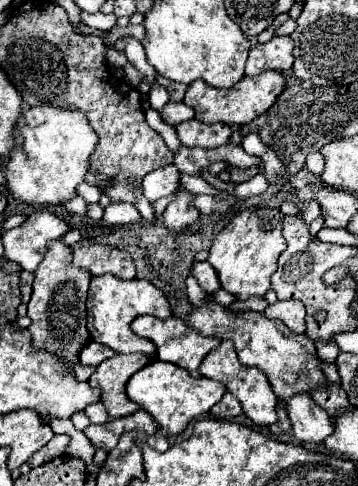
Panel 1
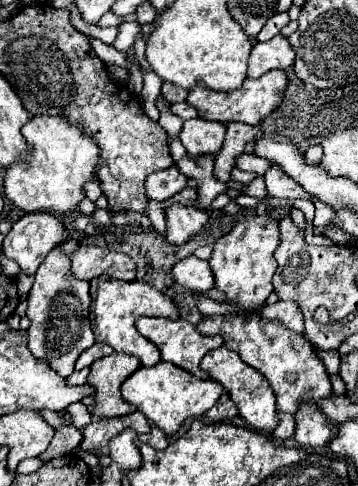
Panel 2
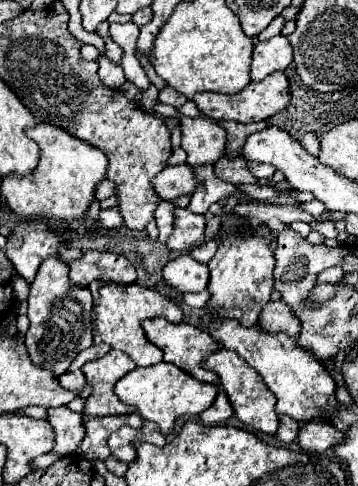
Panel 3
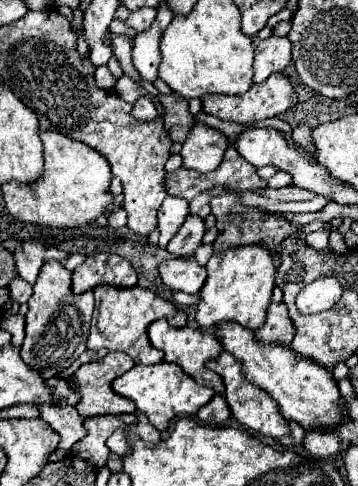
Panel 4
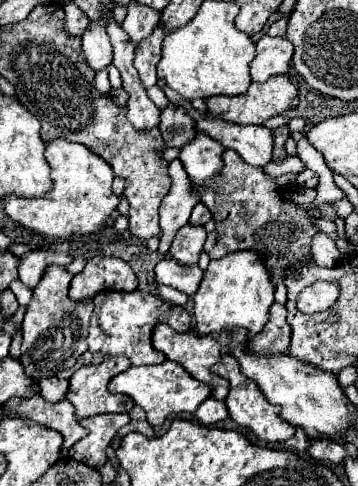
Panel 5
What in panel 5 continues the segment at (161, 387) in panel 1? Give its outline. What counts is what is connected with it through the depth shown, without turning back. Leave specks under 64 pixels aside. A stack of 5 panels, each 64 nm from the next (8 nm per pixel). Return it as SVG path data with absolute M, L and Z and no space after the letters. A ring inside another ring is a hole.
M170 360L158 366L130 366L126 372L110 380L108 390L130 396L146 412L146 418L152 426L162 426L170 414L180 414L180 412L194 414L196 408L202 404L202 400L206 400L212 394L208 384L194 380L180 364Z

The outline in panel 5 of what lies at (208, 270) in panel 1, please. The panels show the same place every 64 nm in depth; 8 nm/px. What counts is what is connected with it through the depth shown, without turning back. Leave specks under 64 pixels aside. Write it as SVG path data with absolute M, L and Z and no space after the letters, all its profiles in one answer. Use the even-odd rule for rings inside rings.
M164 258L162 262L156 264L156 280L160 284L186 292L188 296L192 296L196 292L202 276L204 276L204 272L198 264L184 266L184 264L176 264L176 260L172 260L172 258Z

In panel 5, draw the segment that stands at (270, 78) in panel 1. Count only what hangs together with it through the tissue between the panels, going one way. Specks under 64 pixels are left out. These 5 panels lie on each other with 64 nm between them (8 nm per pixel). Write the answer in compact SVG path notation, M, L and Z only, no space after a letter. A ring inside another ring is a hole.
M272 76L272 80L266 80L262 84L250 84L248 92L240 96L210 96L206 98L206 108L210 114L232 122L232 124L262 124L272 116L278 116L298 104L298 90L288 80L288 76Z

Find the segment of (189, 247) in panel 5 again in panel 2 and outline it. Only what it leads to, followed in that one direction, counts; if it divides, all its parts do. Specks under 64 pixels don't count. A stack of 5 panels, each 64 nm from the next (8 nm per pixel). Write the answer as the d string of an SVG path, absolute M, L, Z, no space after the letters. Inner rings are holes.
M182 204L168 206L166 218L168 218L166 238L176 246L186 244L208 222L208 214L204 210L196 210L194 206L182 206Z

